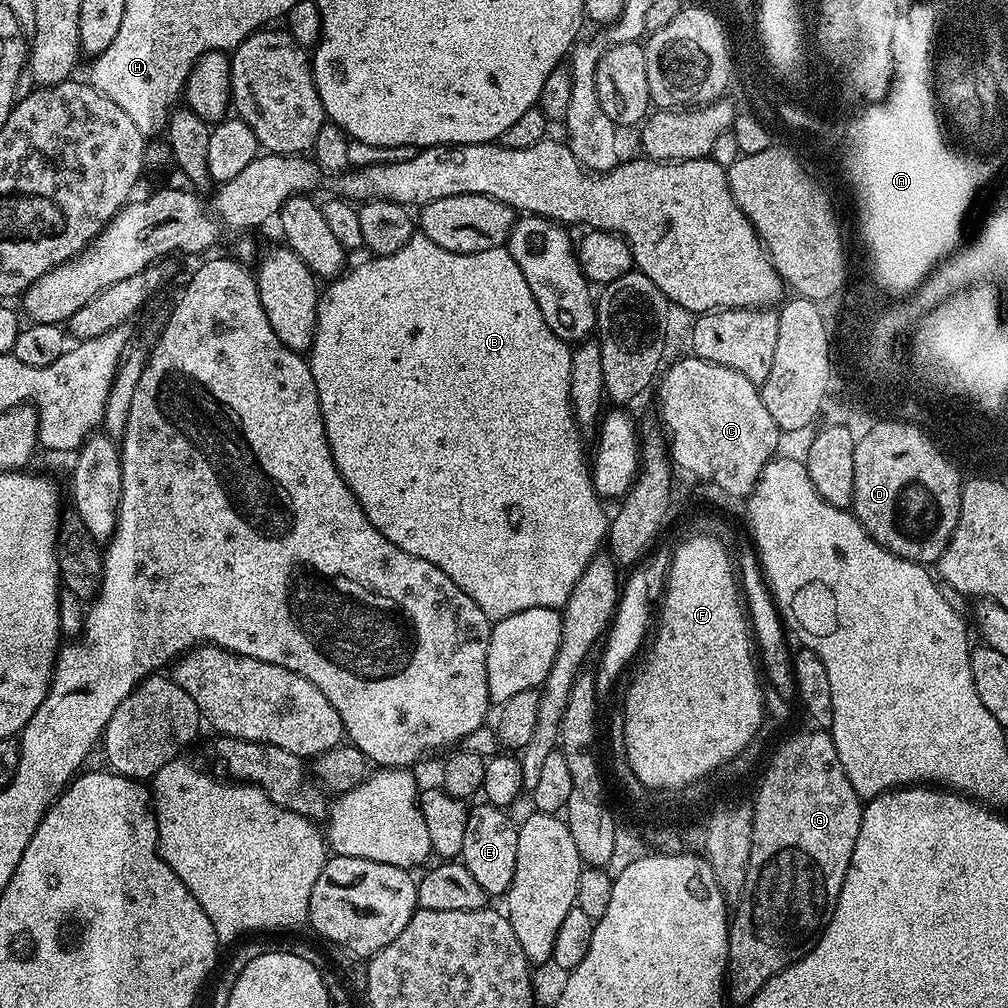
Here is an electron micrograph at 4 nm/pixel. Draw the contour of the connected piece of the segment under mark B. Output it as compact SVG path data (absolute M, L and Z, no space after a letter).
M423 234L412 235L410 242L406 242L406 246L402 246L402 250L398 250L398 254L368 258L365 264L351 268L349 267L343 274L335 277L329 283L332 285L320 292L320 301L316 307L316 336L312 339L310 355L307 357L310 370L314 374L314 386L318 386L318 398L320 399L326 438L334 462L340 471L340 477L347 482L352 493L358 498L366 518L370 518L370 522L382 535L390 538L390 542L394 542L402 550L406 550L406 554L426 558L426 562L434 562L434 566L438 566L438 570L450 574L450 578L454 578L454 582L458 582L461 590L470 594L470 598L474 598L474 602L478 602L478 606L490 618L518 614L518 610L530 610L531 608L563 609L564 603L570 598L570 594L578 582L578 578L582 578L586 566L601 549L608 534L610 516L609 513L604 513L605 501L597 494L596 487L592 485L590 464L586 456L584 460L584 444L580 441L582 429L576 423L572 413L572 399L570 398L572 348L565 341L560 340L558 334L554 334L554 330L550 330L550 326L546 326L546 318L542 318L542 310L538 310L538 302L534 302L534 294L530 294L530 286L526 283L526 274L522 274L518 262L514 262L507 247L501 246L481 252L451 252L450 250L442 250L442 246L434 246L434 242L430 242L430 238L426 238Z

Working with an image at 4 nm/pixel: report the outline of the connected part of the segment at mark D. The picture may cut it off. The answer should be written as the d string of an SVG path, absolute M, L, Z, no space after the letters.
M900 418L886 419L890 420L884 420L881 424L874 425L864 437L861 435L856 441L856 449L854 450L854 498L852 499L851 511L856 519L860 521L861 526L870 534L870 538L874 538L874 542L881 544L886 551L892 552L895 556L906 558L915 564L932 566L939 561L956 529L958 514L960 513L962 476L956 473L955 466L936 449L935 442L923 432L923 427L917 426L915 423L905 423Z

